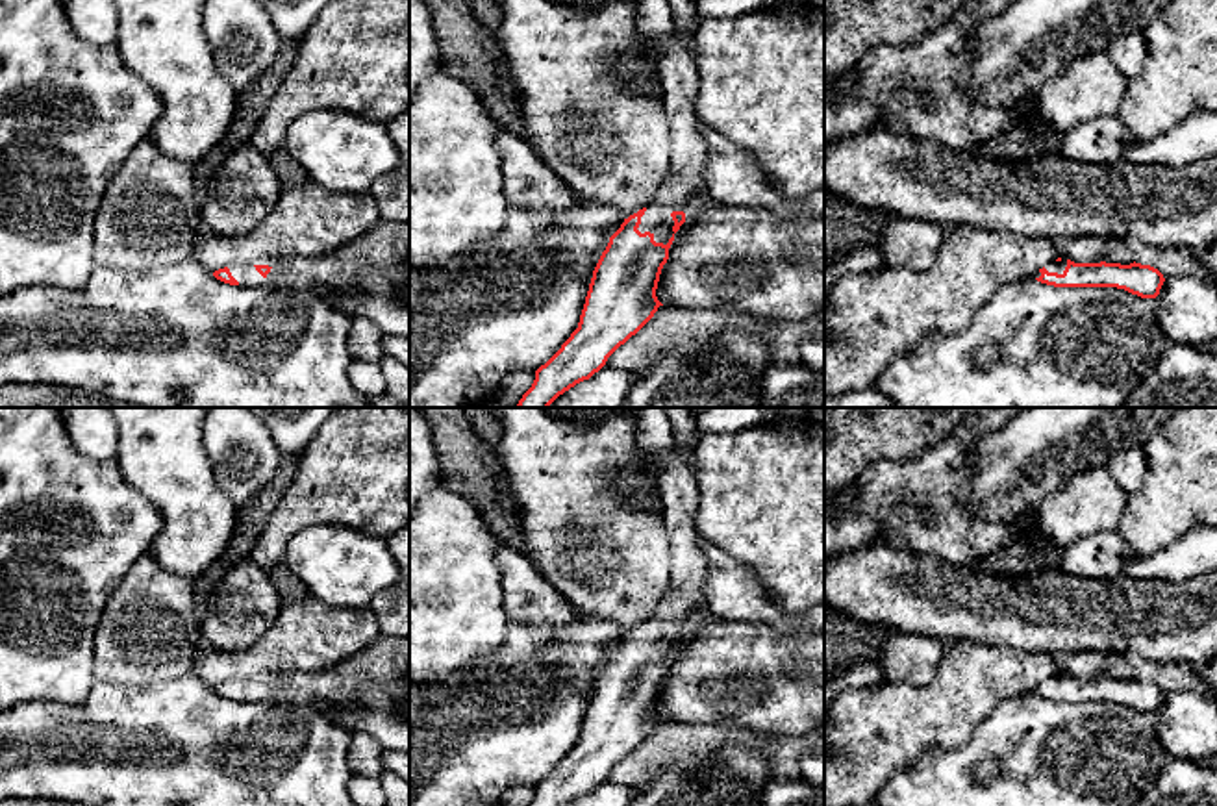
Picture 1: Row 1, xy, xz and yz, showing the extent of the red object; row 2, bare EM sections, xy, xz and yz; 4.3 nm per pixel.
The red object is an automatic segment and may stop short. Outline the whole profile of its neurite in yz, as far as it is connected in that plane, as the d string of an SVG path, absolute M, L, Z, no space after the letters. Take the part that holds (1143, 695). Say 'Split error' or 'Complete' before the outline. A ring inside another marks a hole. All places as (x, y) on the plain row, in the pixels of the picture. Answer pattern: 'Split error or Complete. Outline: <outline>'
Split error. Outline: M1058 673L1054 678L1039 684L1037 697L1054 702L1117 702L1141 713L1156 713L1165 697L1163 689L1141 678L1074 678Z

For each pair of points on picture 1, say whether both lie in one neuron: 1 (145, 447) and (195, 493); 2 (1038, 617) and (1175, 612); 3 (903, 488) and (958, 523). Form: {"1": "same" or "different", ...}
{"1": "same", "2": "same", "3": "same"}

